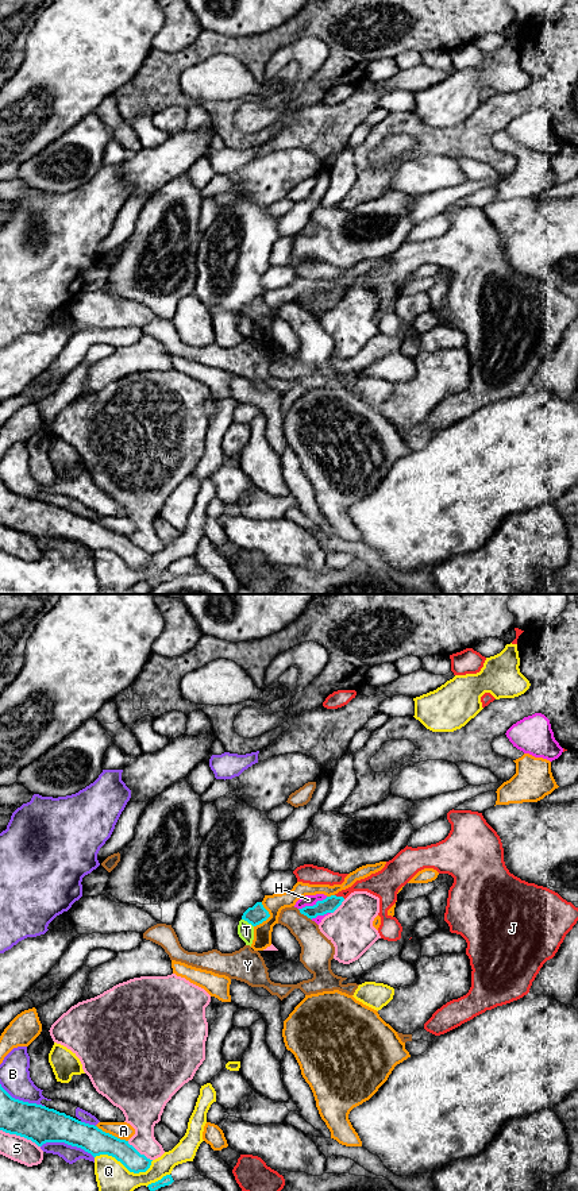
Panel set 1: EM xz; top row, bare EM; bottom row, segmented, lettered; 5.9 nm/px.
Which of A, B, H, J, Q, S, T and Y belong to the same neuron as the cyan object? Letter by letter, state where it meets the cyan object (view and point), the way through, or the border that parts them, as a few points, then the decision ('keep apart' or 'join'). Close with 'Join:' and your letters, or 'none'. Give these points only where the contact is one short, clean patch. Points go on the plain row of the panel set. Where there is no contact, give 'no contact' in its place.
A: contact xz (111, 530); keep apart
B: contact xz (68, 539); keep apart
H: contact xz (313, 300); keep apart
J: contact xz (340, 292); keep apart
Q: contact xz (126, 562); keep apart
S: contact xz (20, 531); keep apart
T: contact xz (247, 316); border xz (242, 313), (253, 322); keep apart
Y: contact xz (304, 309); keep apart
Join: none

